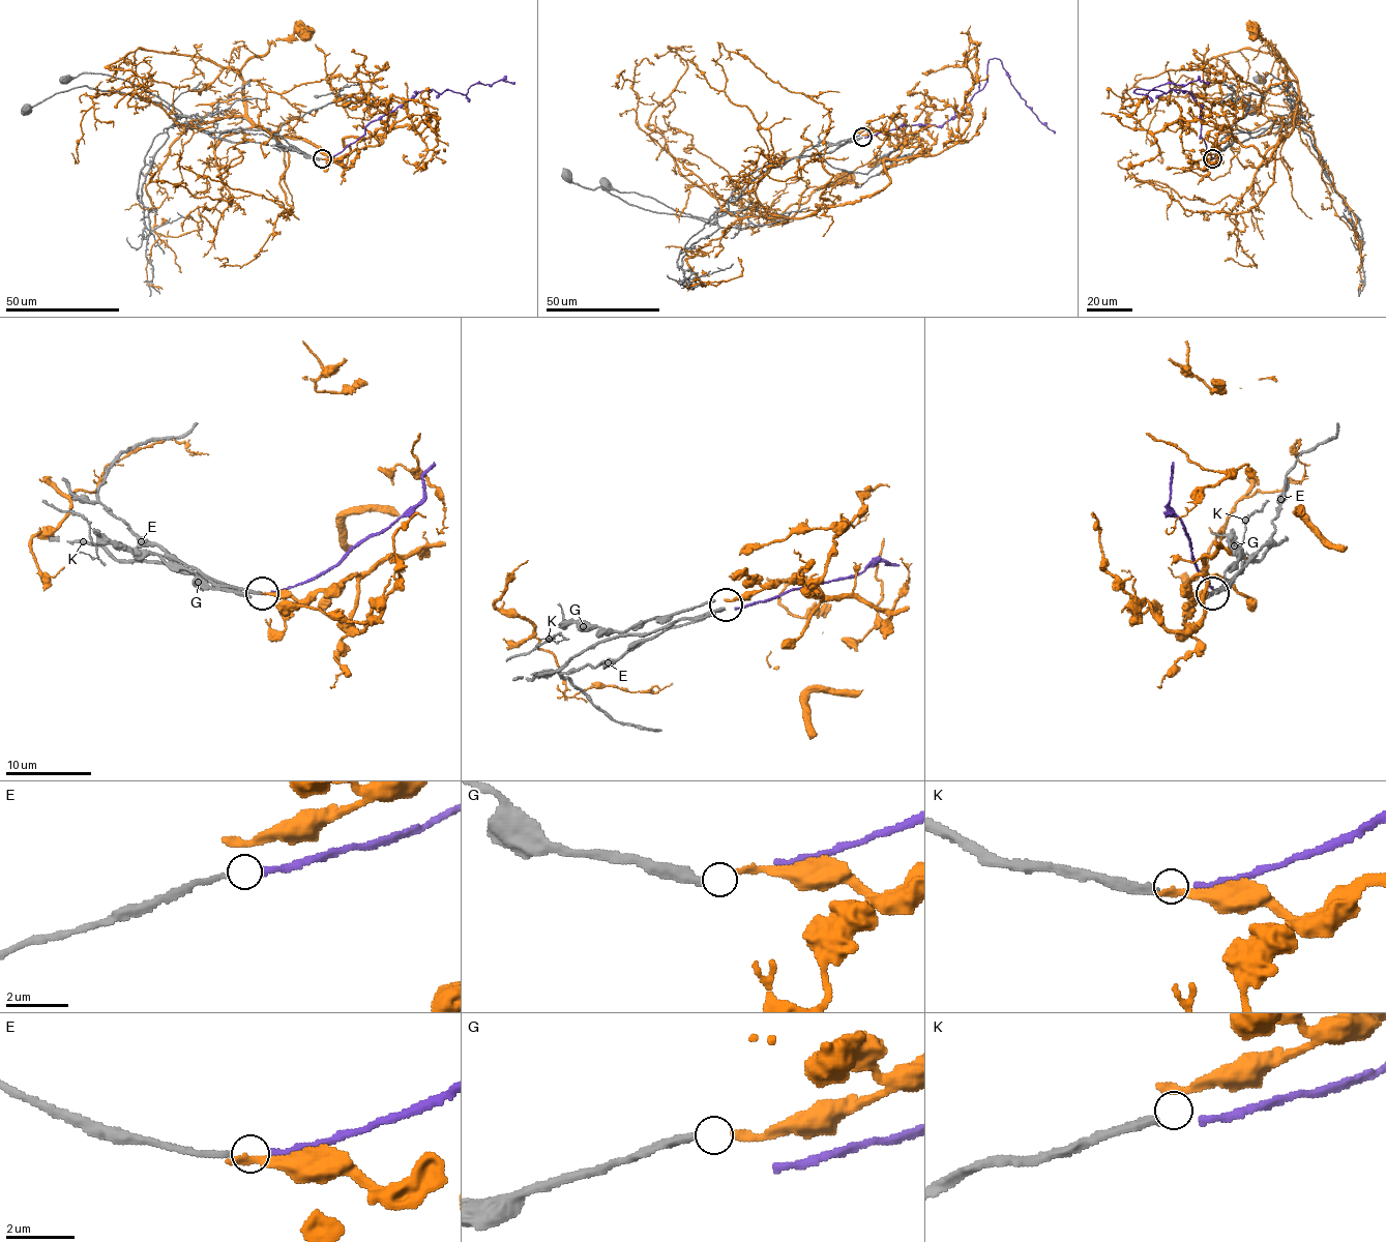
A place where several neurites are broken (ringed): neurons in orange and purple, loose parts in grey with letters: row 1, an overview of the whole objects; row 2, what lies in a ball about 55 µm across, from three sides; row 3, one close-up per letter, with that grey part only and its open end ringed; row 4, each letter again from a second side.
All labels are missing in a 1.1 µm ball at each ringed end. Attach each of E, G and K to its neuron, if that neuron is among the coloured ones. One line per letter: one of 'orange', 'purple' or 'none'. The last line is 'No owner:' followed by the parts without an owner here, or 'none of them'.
E: purple
G: orange
K: none
No owner: K

